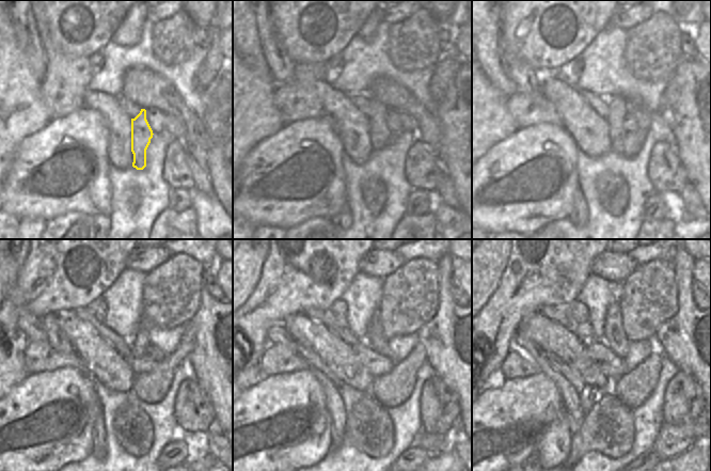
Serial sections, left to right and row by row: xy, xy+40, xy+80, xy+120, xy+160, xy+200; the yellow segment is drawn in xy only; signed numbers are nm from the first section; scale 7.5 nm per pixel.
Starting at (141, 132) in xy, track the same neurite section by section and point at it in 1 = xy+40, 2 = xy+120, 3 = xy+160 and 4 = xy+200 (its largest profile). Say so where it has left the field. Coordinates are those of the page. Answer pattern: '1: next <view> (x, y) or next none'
1: next xy+40 (380, 135)
2: next xy+120 (139, 344)
3: next xy+160 (410, 299)
4: next xy+200 (649, 298)

